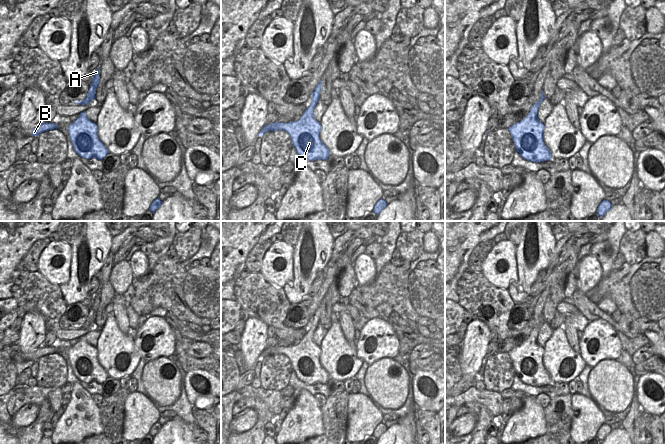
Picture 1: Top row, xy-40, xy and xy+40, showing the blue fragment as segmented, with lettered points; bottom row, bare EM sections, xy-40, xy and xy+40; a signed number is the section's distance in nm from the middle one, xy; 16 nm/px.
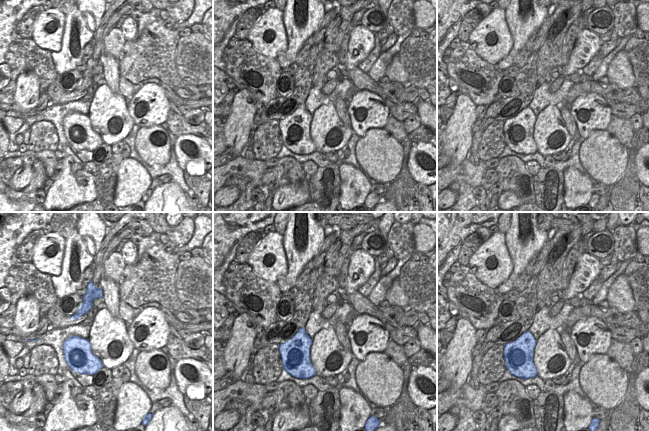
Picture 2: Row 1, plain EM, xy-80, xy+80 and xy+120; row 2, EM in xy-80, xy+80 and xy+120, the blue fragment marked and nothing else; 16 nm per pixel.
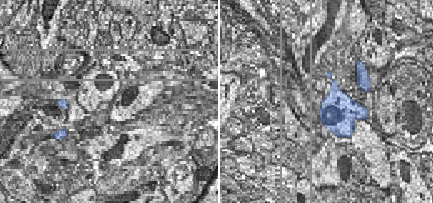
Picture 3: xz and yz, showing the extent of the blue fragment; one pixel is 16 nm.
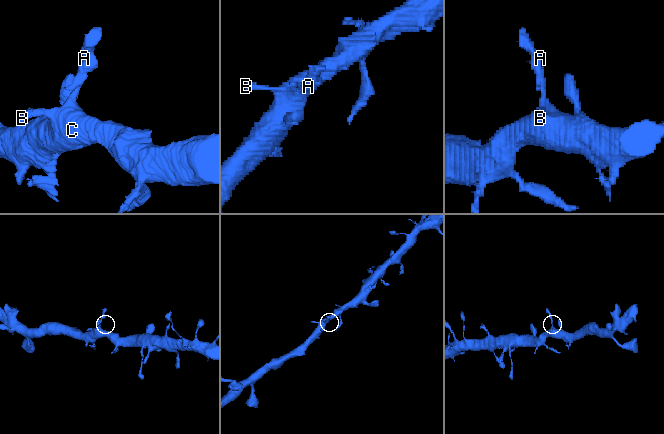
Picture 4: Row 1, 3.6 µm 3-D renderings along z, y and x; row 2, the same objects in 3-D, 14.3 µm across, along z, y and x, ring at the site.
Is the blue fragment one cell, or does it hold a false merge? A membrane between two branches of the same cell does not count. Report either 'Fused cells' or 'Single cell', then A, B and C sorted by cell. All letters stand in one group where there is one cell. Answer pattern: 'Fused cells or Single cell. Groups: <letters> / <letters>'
Single cell. Groups: A B C

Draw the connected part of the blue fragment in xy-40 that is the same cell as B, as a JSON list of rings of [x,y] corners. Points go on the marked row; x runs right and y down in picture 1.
[[[42,121],[40,124],[37,125],[36,128],[32,130],[32,133],[30,136],[39,136],[42,132],[54,130],[57,128],[58,128],[58,125],[55,125],[54,123],[46,123]]]

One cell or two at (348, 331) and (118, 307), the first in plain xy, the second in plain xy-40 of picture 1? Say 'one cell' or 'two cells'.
one cell

